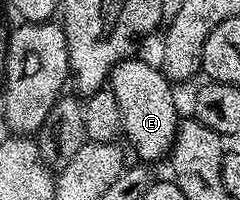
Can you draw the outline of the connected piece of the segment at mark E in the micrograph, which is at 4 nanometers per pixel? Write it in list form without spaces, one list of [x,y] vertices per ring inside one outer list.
[[[129,58],[119,60],[112,68],[110,77],[110,87],[114,94],[114,99],[118,101],[118,110],[122,113],[122,126],[124,127],[122,136],[126,141],[127,147],[136,151],[137,161],[152,162],[148,160],[160,160],[169,155],[172,150],[172,143],[176,141],[176,129],[180,126],[182,119],[181,113],[176,113],[176,96],[172,93],[174,88],[173,81],[164,75],[159,67],[156,68],[152,64],[147,64],[144,60],[136,60],[137,58]]]

